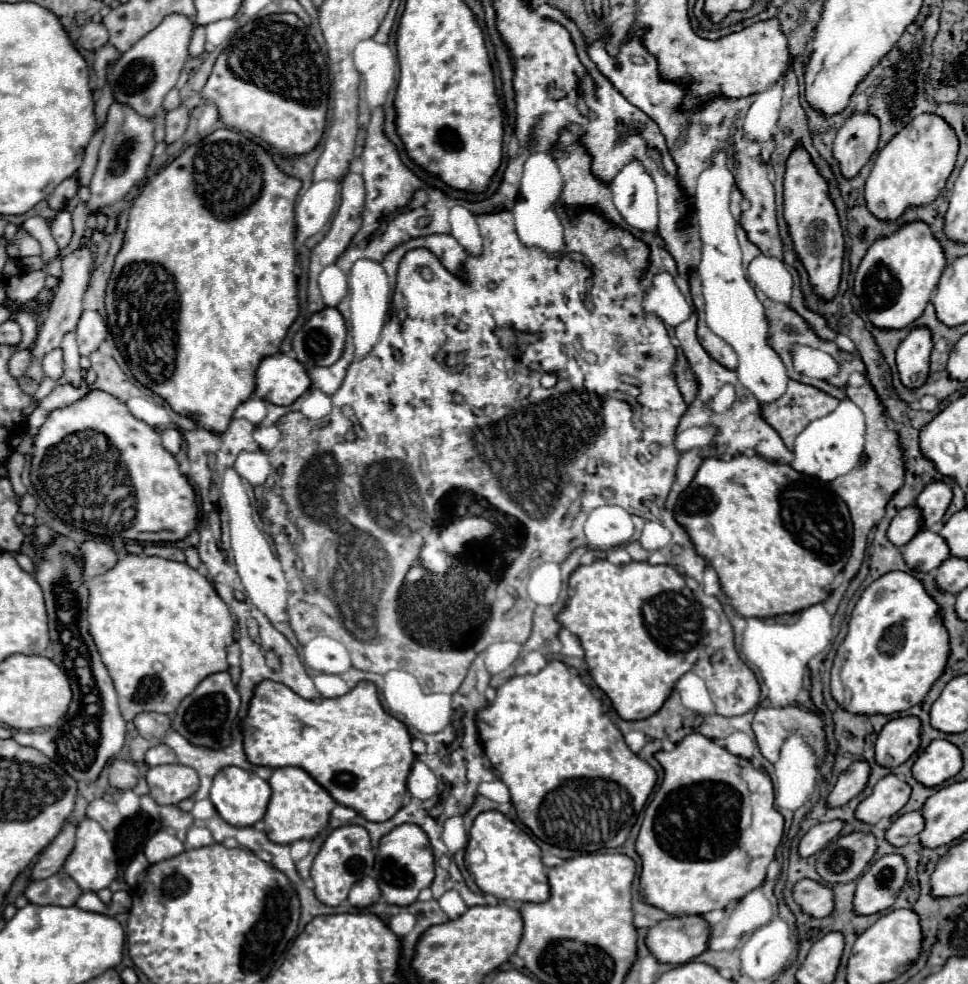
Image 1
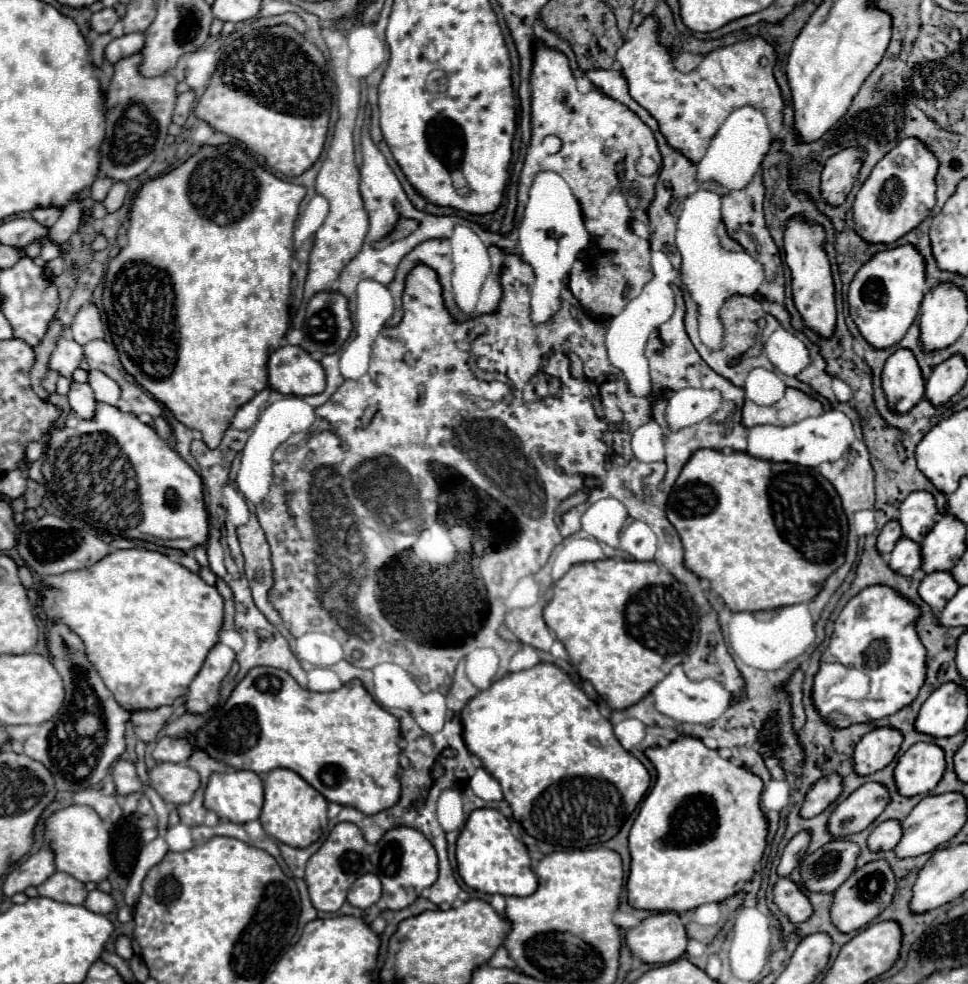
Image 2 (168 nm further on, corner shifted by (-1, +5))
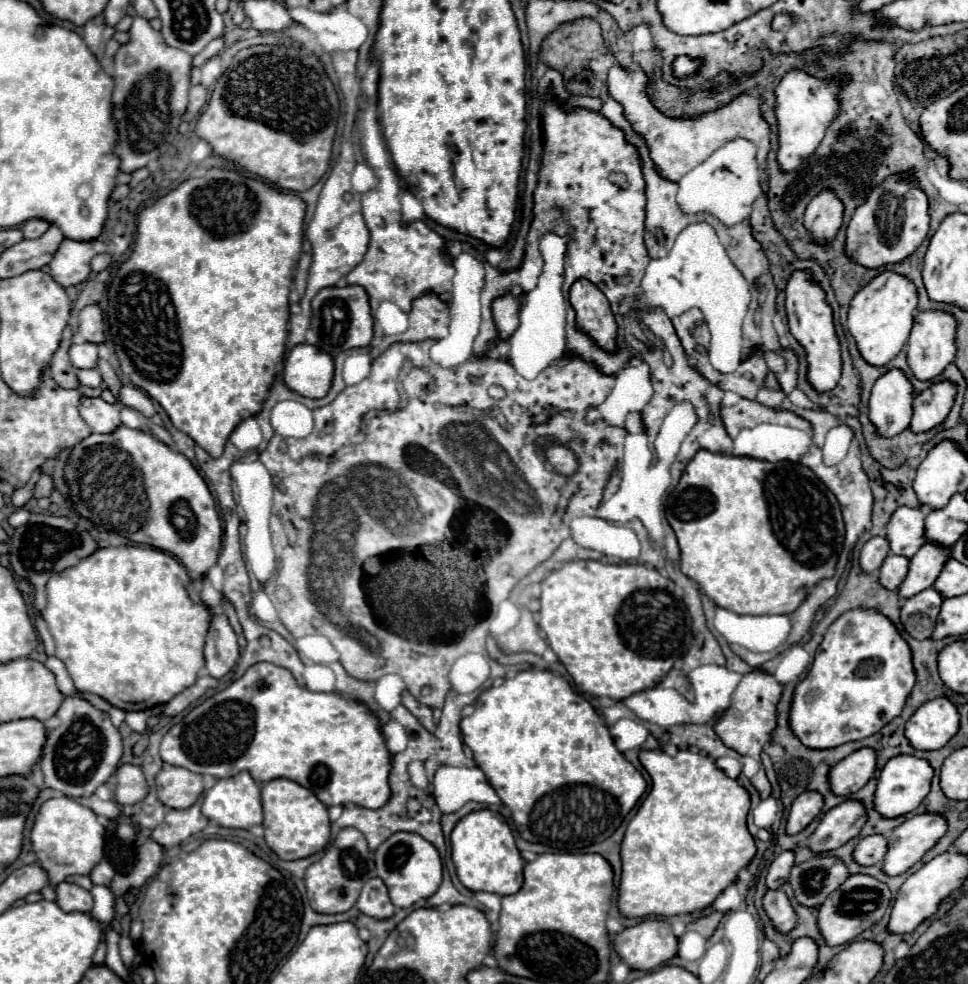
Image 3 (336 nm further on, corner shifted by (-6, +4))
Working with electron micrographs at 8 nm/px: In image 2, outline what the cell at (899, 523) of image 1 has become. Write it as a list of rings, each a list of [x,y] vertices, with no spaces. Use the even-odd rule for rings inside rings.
[[[889,521],[889,523],[881,529],[881,533],[879,533],[879,537],[877,537],[877,549],[879,549],[879,553],[881,553],[883,557],[887,557],[887,555],[893,551],[893,545],[895,545],[899,539],[901,539],[901,525],[899,525],[897,521]]]

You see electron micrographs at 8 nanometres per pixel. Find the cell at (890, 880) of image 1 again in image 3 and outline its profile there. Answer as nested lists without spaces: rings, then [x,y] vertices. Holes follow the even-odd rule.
[[[854,874],[850,876],[840,890],[832,892],[826,902],[820,906],[820,914],[818,914],[818,926],[820,932],[826,940],[828,946],[838,946],[838,944],[846,944],[852,942],[856,936],[860,936],[864,930],[868,930],[870,926],[874,926],[876,922],[882,920],[888,904],[890,904],[890,888],[888,884],[880,882],[874,876],[868,874]]]

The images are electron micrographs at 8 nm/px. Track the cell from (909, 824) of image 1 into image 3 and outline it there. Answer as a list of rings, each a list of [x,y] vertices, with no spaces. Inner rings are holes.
[[[872,834],[858,842],[854,850],[854,858],[856,862],[870,866],[870,864],[880,862],[886,856],[886,852],[888,852],[888,840],[882,834]]]

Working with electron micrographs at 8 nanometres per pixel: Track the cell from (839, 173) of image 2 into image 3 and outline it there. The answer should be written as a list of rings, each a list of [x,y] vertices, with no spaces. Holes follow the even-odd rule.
[[[822,190],[818,192],[804,214],[804,226],[814,234],[818,242],[832,240],[842,226],[844,216],[844,202],[834,190]]]

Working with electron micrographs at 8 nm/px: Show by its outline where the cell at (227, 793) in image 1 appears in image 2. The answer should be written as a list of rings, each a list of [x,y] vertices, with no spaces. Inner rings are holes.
[[[253,771],[213,773],[203,805],[223,821],[247,823],[259,819],[263,807],[263,783]]]

